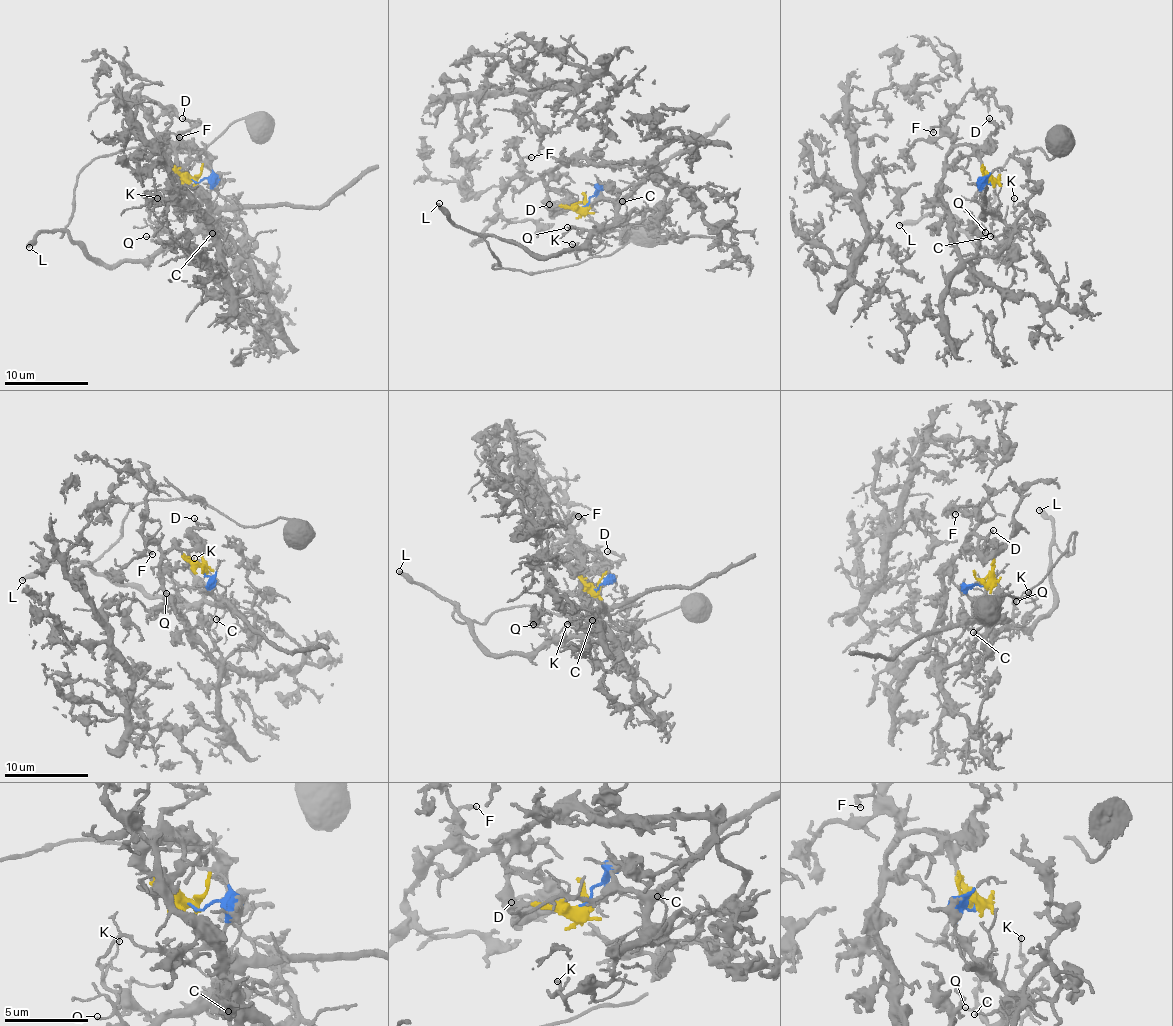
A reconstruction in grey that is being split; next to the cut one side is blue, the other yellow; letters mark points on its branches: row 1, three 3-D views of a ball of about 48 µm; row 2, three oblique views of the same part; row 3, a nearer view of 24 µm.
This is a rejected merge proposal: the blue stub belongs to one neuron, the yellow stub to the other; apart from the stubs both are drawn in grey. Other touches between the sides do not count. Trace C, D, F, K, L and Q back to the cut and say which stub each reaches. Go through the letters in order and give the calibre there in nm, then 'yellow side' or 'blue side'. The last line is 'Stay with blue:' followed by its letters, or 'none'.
C: 90 nm thick; blue side
D: 170 nm thick; yellow side
F: 190 nm thick; yellow side
K: 120 nm thick; blue side
L: 360 nm thick; blue side
Q: 110 nm thick; blue side
Stay with blue: C, K, L, Q

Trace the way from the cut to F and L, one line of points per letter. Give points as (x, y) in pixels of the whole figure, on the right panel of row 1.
F: (991, 182), (977, 155), (962, 143), (952, 142), (938, 127), (932, 128), (933, 133)
L: (991, 182), (980, 188), (982, 200), (1002, 221), (1006, 259), (947, 215), (899, 225)

